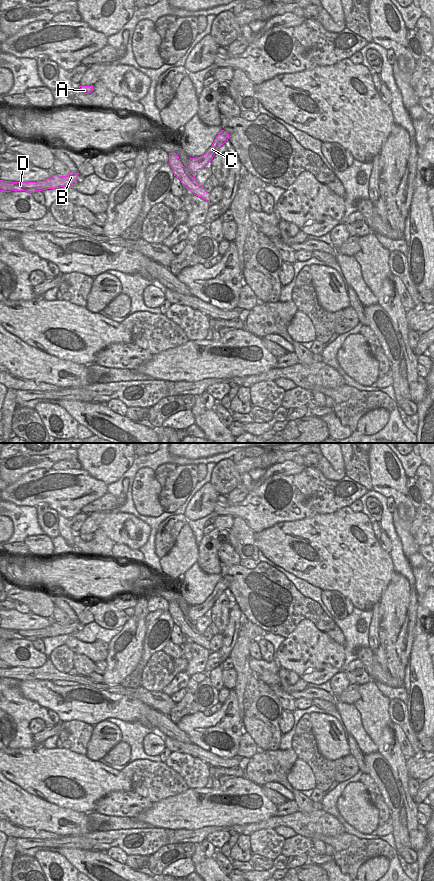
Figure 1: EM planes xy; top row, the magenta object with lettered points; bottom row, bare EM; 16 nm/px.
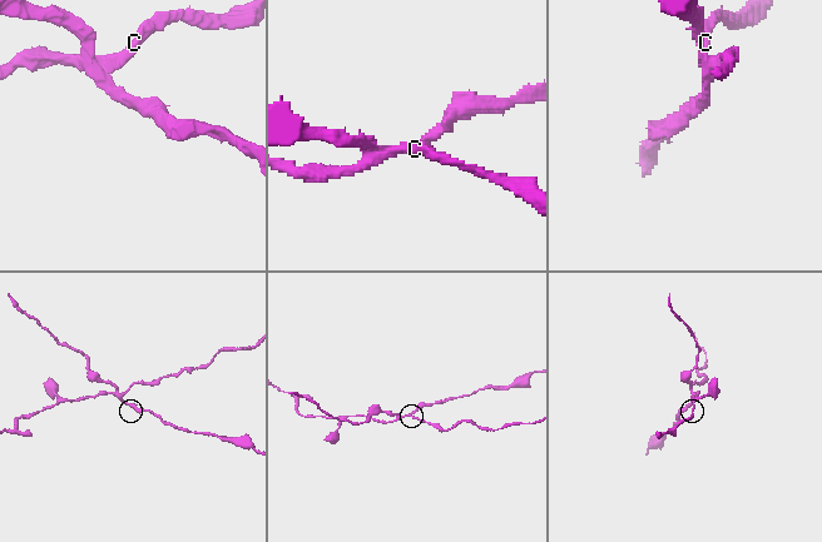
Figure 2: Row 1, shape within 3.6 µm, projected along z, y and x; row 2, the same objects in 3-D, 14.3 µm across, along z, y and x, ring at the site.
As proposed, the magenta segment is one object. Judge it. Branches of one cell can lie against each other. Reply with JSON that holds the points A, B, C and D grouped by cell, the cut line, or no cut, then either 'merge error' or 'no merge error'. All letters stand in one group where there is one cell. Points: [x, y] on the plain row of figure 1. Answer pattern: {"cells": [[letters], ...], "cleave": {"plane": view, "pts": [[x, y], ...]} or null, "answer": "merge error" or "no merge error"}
{"cells": [["A"], ["B", "C", "D"]], "cleave": {"plane": "xy", "pts": [[191, 620], [193, 622]]}, "answer": "merge error"}

